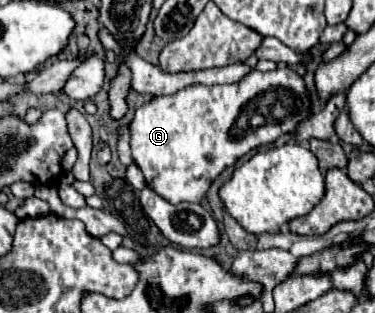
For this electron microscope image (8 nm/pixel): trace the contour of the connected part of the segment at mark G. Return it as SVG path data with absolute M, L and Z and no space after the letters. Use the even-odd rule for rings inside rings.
M277 68L273 72L253 70L235 84L191 84L171 96L155 96L137 108L129 126L131 154L141 168L147 186L171 204L199 202L209 190L211 182L231 164L235 164L249 150L271 144L283 134L293 134L297 126L311 116L311 96L305 80L291 68Z

